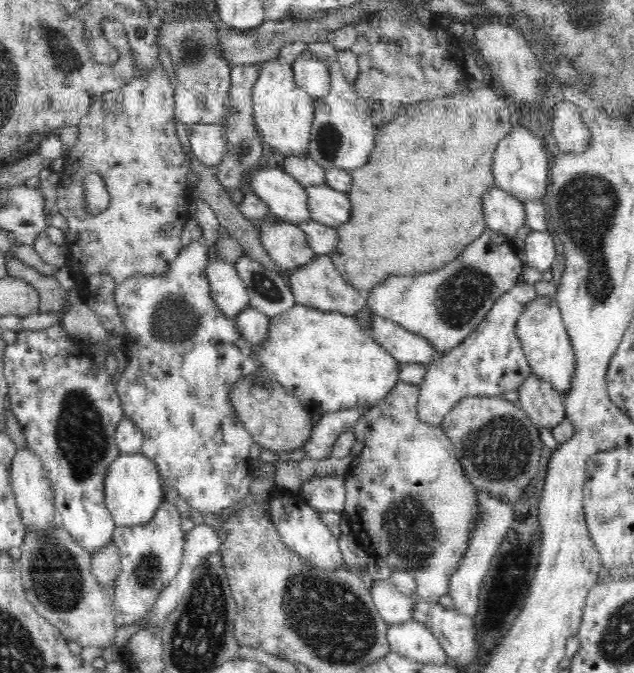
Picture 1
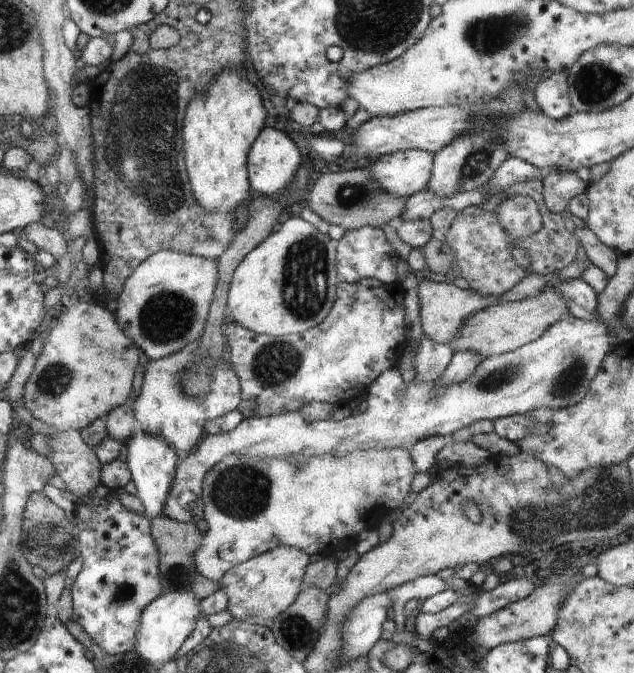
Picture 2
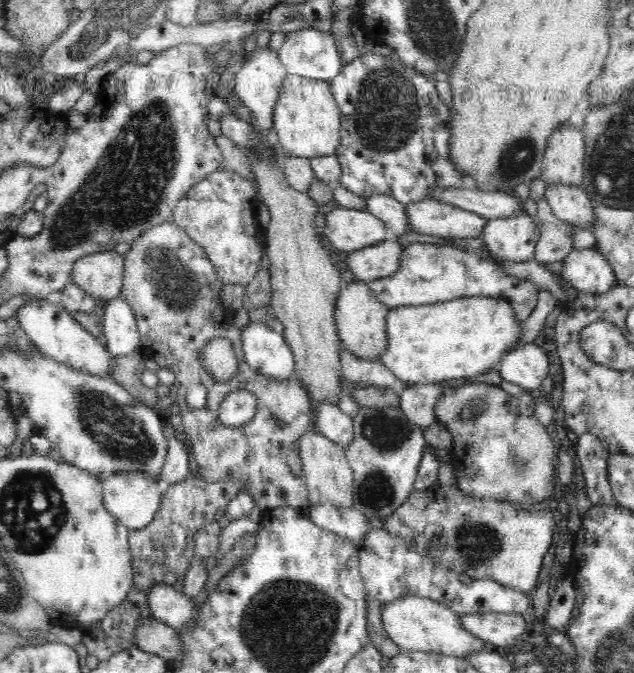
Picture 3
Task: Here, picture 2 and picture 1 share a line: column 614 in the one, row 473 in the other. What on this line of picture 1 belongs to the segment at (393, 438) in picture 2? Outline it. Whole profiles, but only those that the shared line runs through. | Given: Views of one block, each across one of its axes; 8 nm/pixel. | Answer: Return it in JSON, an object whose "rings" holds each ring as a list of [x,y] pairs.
{"rings":[[[344,472],[311,478],[302,488],[299,496],[316,512],[338,513],[345,508]]]}

